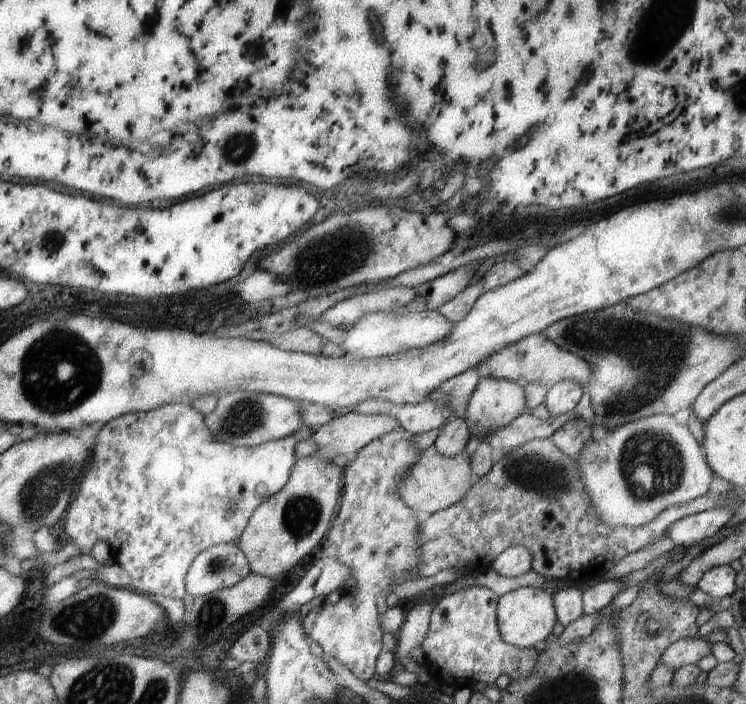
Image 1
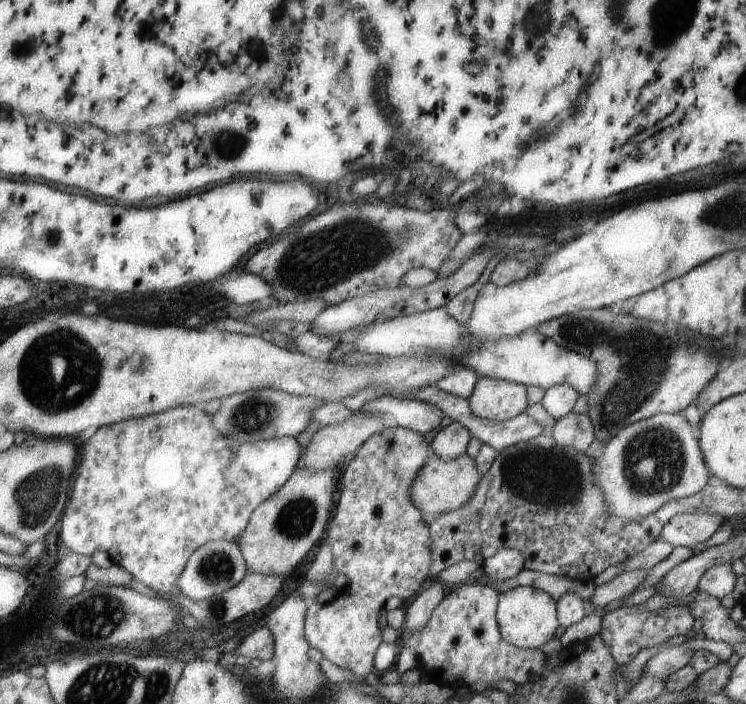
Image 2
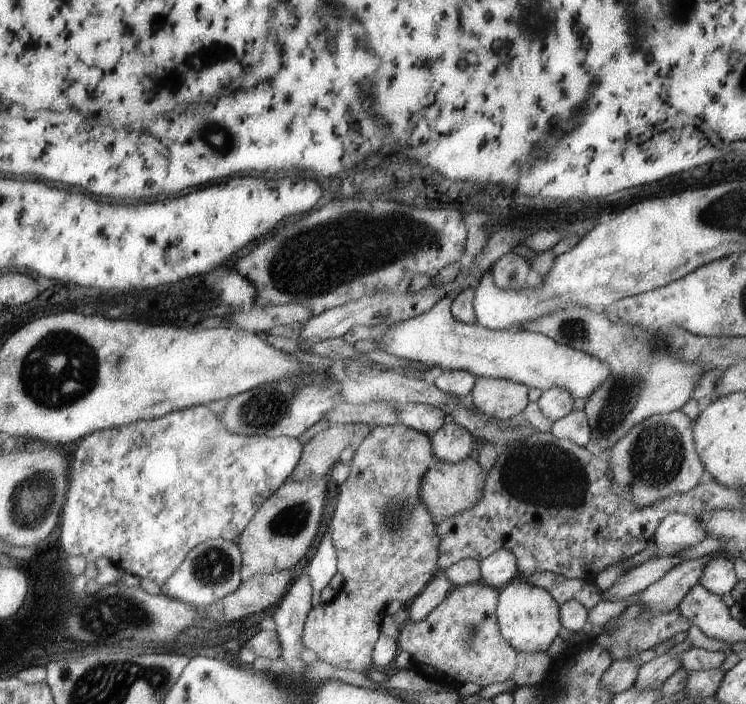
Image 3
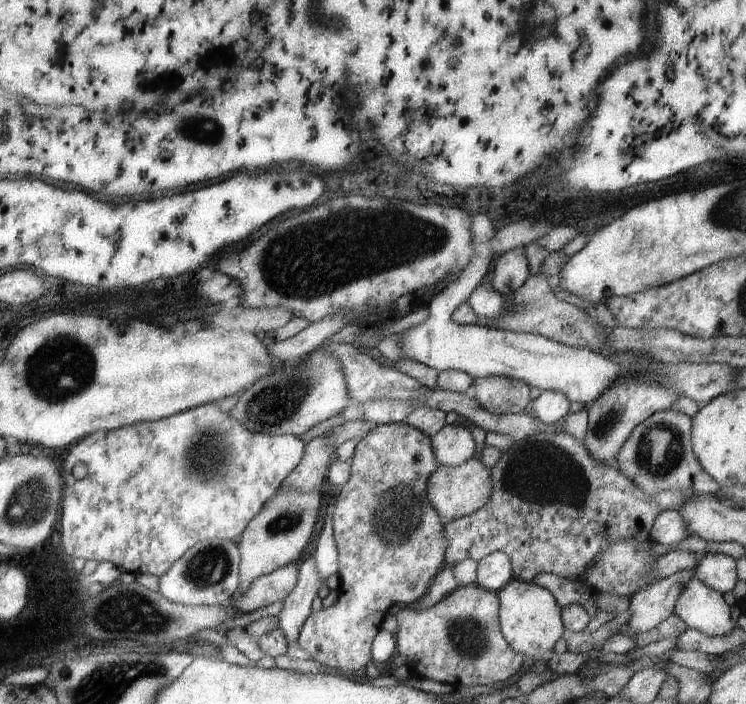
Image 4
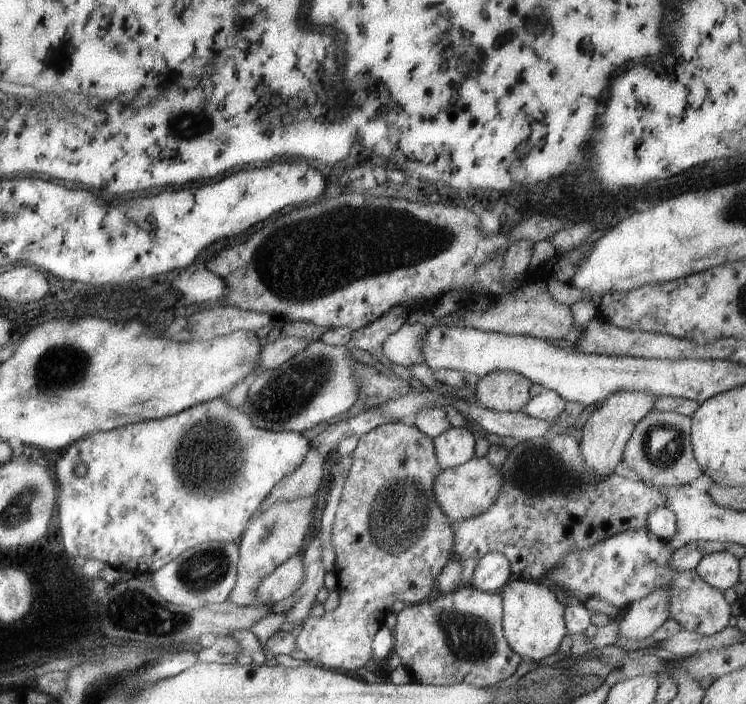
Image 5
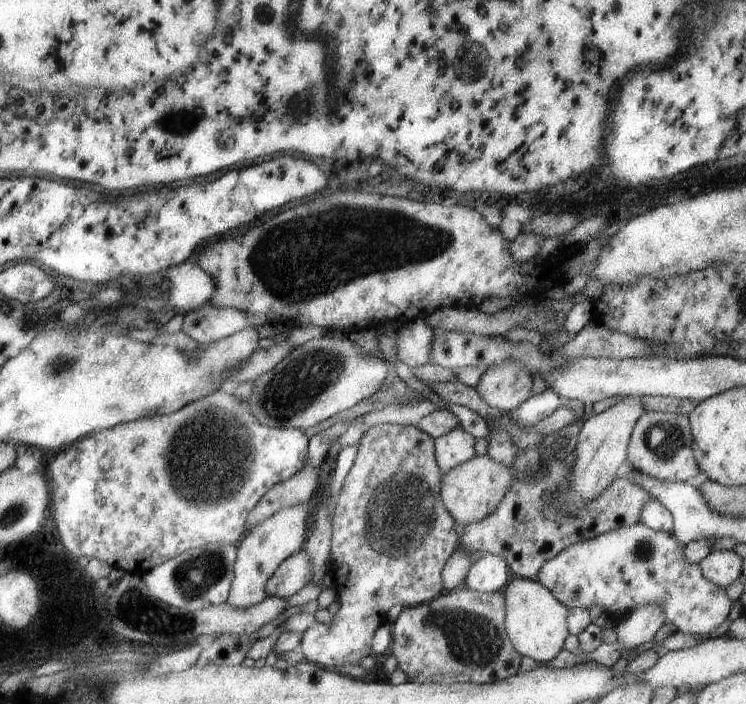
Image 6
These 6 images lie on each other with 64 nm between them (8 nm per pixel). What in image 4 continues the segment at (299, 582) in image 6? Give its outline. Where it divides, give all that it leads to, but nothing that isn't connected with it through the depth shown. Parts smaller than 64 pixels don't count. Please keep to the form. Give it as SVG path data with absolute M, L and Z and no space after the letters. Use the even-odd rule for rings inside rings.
M289 563L257 577L246 591L229 605L233 605L240 614L253 612L271 602L284 600L296 585L297 579L297 564Z

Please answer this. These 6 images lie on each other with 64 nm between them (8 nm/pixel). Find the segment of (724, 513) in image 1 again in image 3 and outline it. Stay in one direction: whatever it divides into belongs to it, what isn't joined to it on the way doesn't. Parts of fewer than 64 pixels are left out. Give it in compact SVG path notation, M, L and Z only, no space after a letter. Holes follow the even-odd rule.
M669 513L655 527L652 541L657 545L675 544L679 546L697 544L706 538L702 524L691 515L685 513Z

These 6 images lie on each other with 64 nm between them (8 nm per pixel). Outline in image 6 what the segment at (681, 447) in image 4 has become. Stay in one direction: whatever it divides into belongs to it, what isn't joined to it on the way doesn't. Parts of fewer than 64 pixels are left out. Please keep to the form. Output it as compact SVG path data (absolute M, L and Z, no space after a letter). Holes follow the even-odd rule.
M643 411L635 421L626 450L626 461L633 469L669 482L686 481L700 470L692 453L688 415Z

